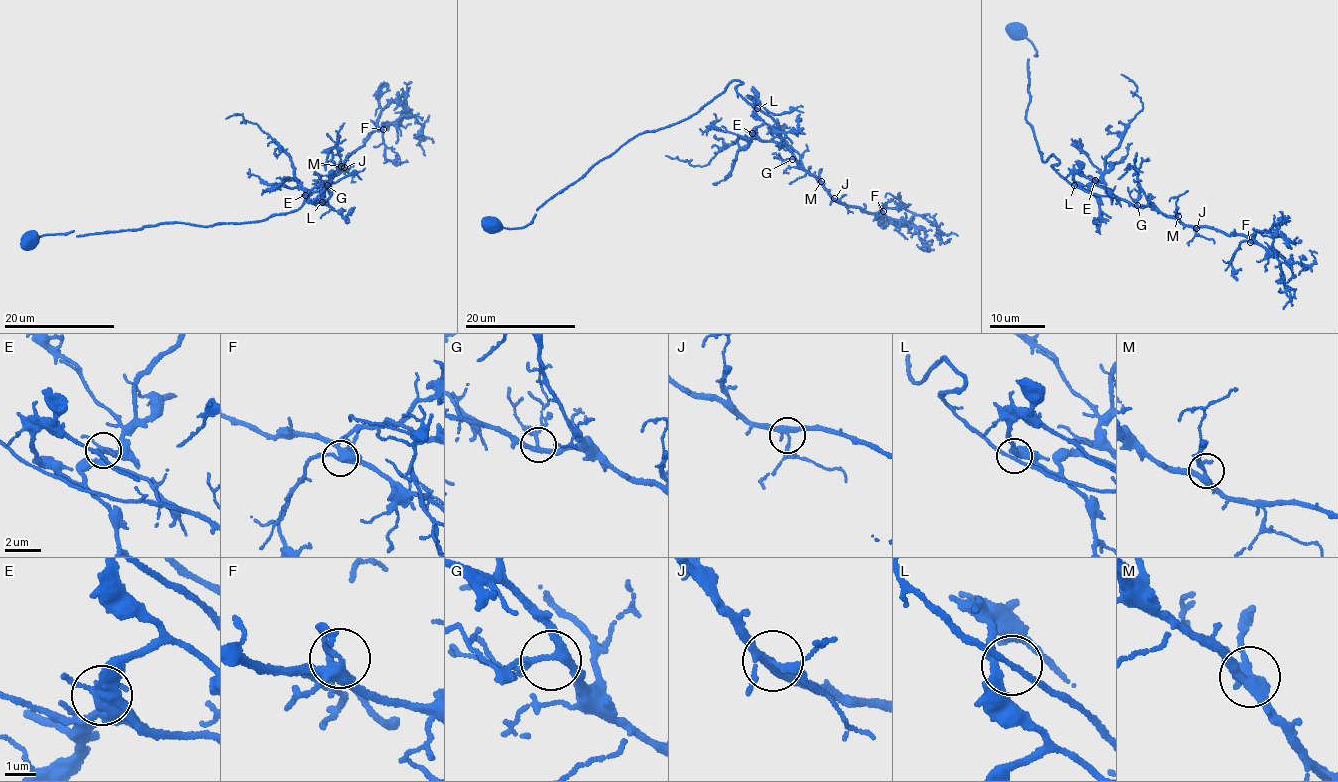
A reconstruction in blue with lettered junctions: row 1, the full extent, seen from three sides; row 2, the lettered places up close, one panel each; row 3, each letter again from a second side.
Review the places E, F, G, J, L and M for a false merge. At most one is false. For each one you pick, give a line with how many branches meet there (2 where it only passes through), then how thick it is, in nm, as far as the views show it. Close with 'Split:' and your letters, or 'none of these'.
E: 5 | 300 nm
Split: E

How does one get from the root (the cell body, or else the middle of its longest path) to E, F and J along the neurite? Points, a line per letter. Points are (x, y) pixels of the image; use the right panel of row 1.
E: (1014, 31), (1037, 51), (1028, 58), (1025, 118), (1043, 161), (1054, 155), (1053, 168), (1086, 189), (1095, 180)
F: (1014, 31), (1037, 51), (1028, 58), (1025, 118), (1044, 163), (1054, 155), (1053, 169), (1088, 192), (1250, 242)
J: (1014, 31), (1037, 51), (1028, 58), (1025, 118), (1044, 163), (1054, 155), (1053, 169), (1071, 184), (1196, 228)

